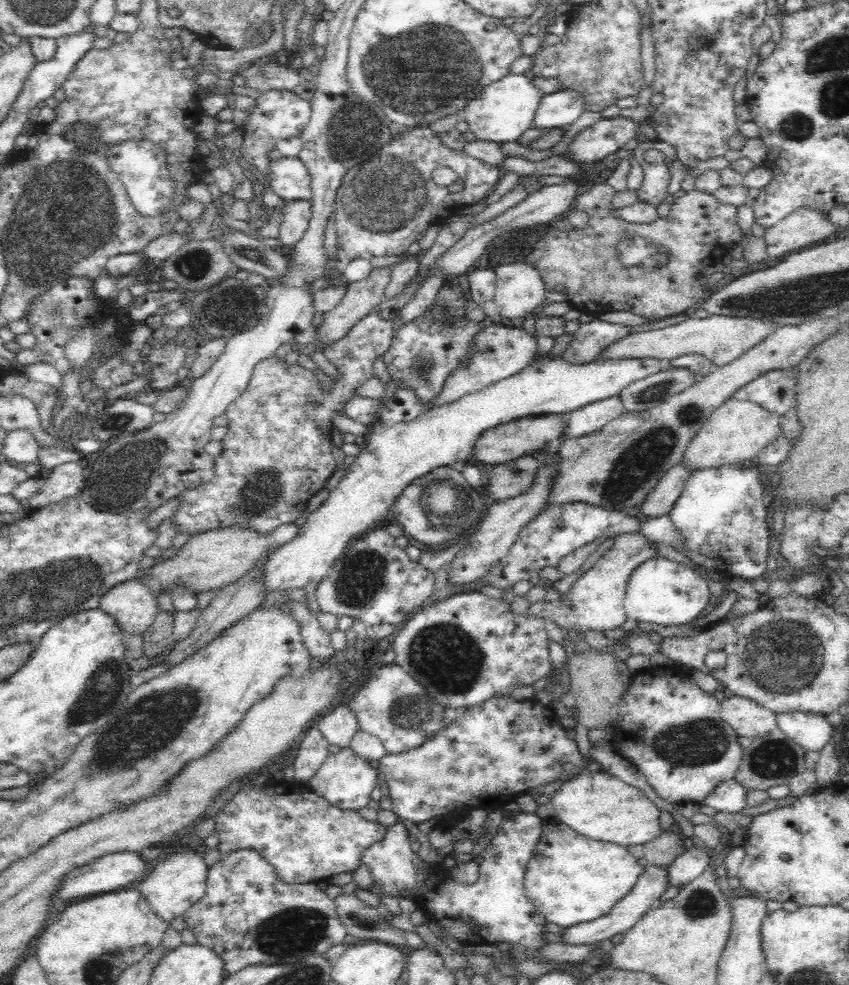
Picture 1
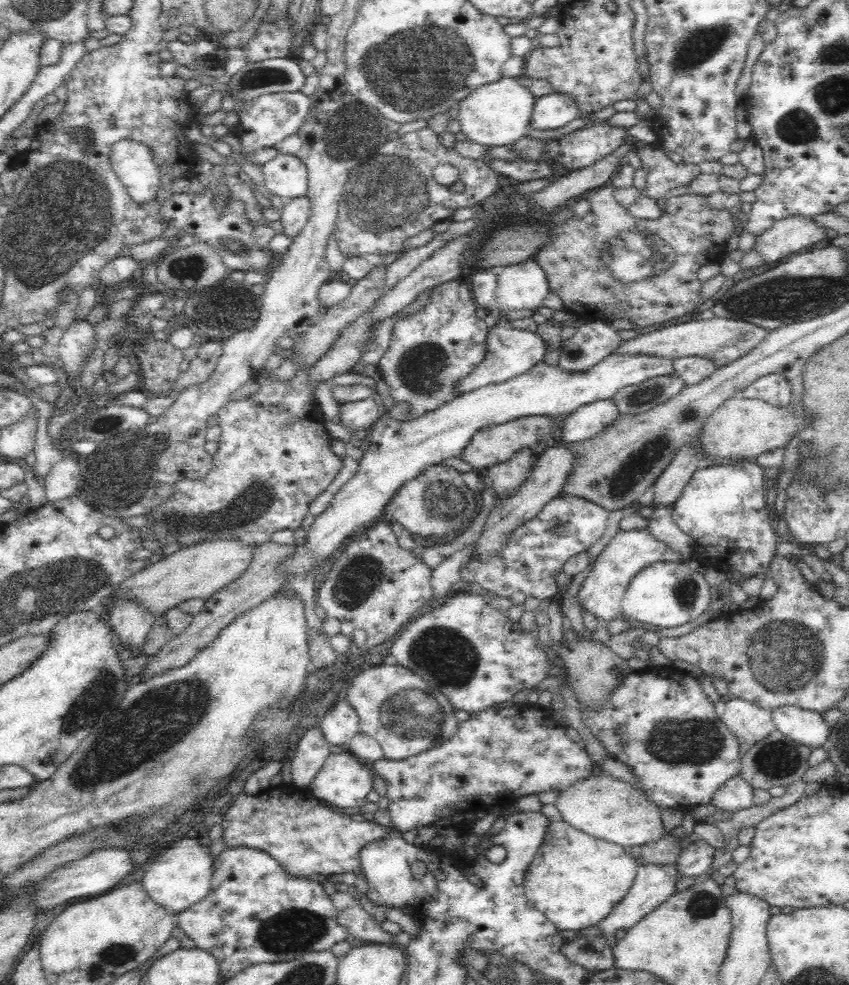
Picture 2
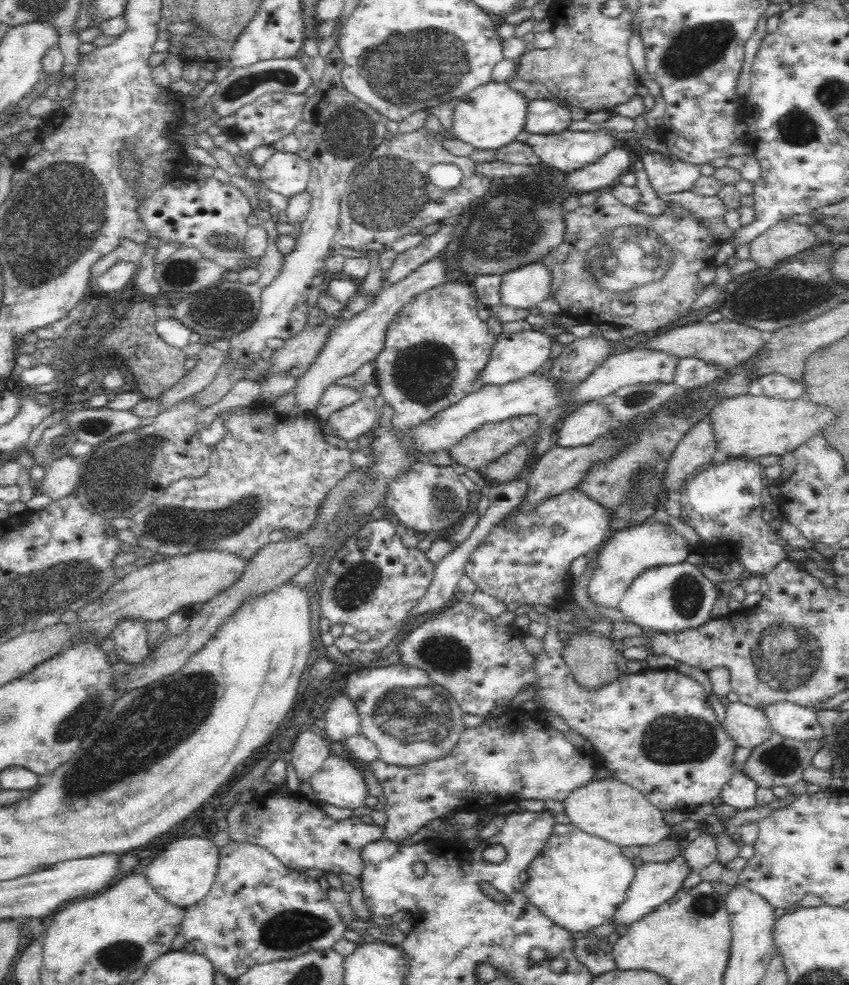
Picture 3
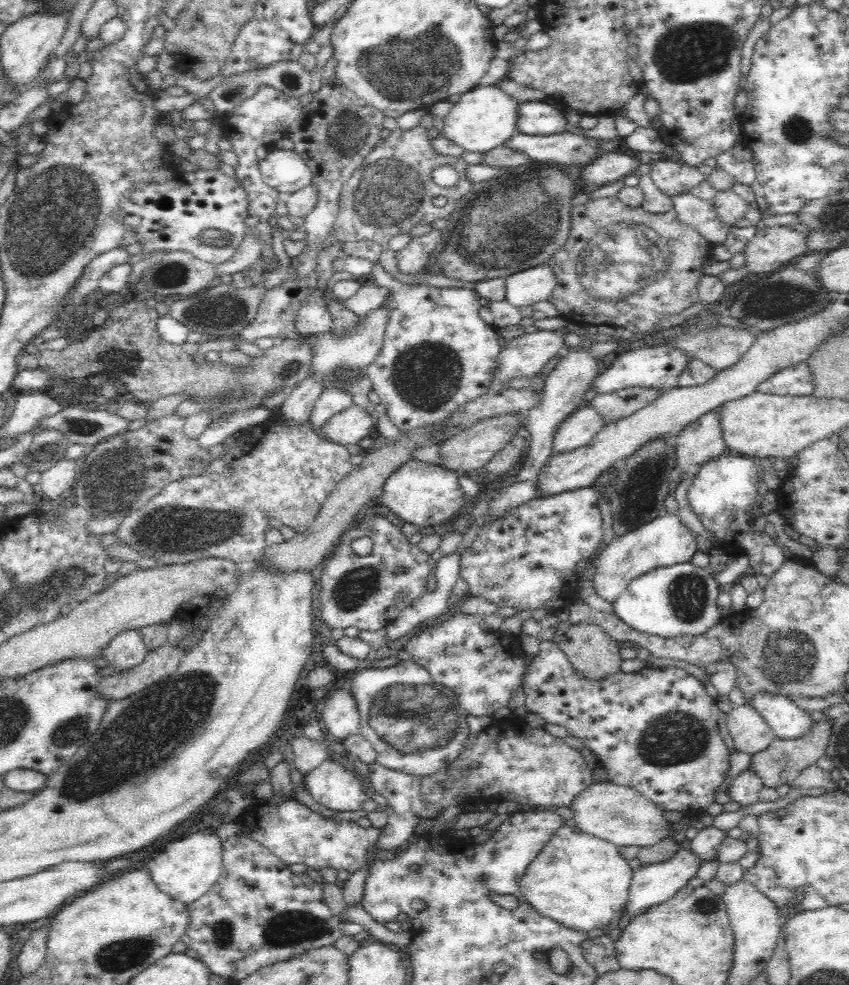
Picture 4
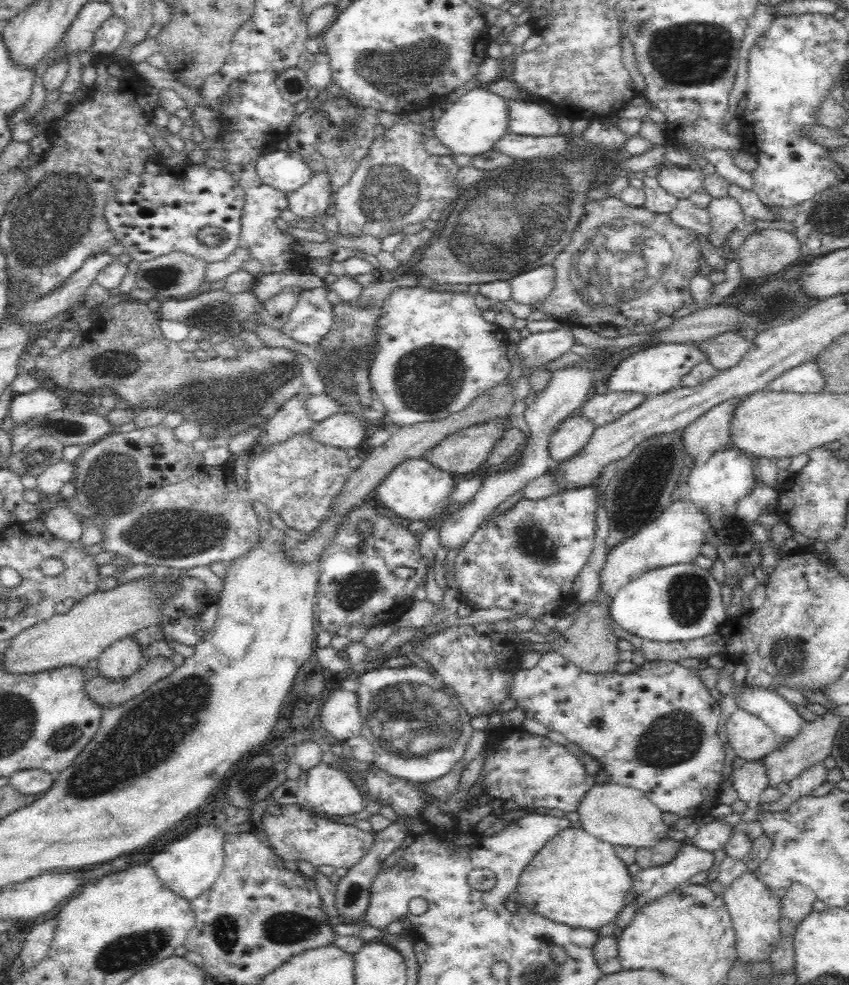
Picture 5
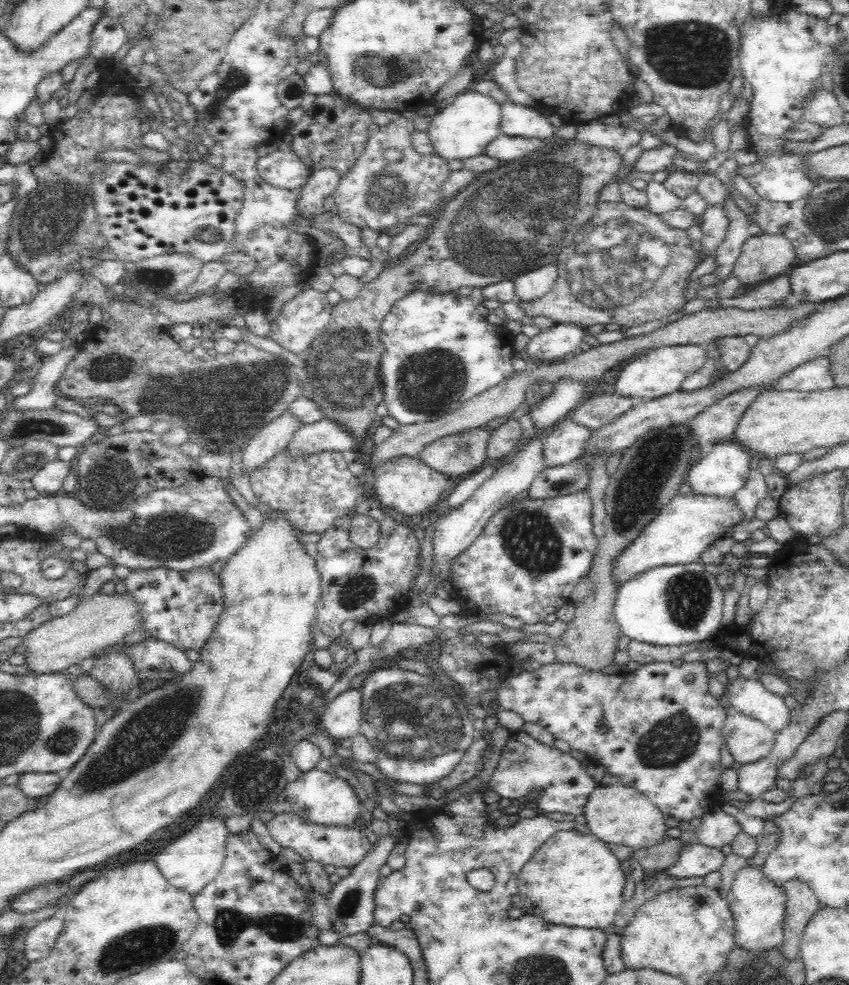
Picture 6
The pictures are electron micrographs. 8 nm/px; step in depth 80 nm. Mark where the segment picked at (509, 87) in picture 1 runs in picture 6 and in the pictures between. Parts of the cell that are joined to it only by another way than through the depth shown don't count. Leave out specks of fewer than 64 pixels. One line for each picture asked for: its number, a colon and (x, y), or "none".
2: (498, 114)
3: (492, 116)
4: (482, 119)
5: (477, 118)
6: (469, 121)

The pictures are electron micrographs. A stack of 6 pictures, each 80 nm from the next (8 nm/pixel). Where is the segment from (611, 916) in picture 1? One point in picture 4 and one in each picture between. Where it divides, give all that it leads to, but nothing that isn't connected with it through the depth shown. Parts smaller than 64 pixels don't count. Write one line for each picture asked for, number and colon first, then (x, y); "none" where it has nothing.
2: (653, 884)
3: (654, 883)
4: (651, 884)

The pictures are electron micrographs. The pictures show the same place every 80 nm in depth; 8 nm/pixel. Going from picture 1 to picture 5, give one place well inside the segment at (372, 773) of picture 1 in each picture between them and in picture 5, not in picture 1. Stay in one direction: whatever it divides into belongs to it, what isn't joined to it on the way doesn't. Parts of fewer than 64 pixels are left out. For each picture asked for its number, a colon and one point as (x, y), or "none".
2: (344, 781)
3: (340, 781)
4: (330, 783)
5: (323, 788)

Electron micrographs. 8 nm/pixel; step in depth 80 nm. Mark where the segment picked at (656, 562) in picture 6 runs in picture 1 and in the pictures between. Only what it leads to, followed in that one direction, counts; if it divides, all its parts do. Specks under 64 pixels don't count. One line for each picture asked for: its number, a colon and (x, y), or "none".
1: (594, 602)
2: (628, 552)
3: (630, 551)
4: (665, 541)
5: (675, 537)

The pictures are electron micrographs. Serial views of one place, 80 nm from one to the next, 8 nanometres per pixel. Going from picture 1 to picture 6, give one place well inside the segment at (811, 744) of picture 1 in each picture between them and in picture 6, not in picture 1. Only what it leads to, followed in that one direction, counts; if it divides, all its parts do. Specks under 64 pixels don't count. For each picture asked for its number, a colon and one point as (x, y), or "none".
2: (809, 728)
3: (792, 721)
4: (788, 721)
5: (782, 717)
6: (748, 696)

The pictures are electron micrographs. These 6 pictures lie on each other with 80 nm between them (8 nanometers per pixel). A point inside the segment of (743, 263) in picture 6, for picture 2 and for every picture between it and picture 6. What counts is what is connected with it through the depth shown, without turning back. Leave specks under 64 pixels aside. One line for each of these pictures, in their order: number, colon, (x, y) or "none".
2: (794, 234)
3: (785, 239)
4: (771, 248)
5: (767, 252)

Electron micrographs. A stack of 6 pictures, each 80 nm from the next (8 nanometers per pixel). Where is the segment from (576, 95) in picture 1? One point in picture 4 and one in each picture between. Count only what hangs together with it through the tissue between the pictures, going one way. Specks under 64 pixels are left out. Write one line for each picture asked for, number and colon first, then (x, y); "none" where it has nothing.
2: (556, 110)
3: (545, 116)
4: (541, 118)

